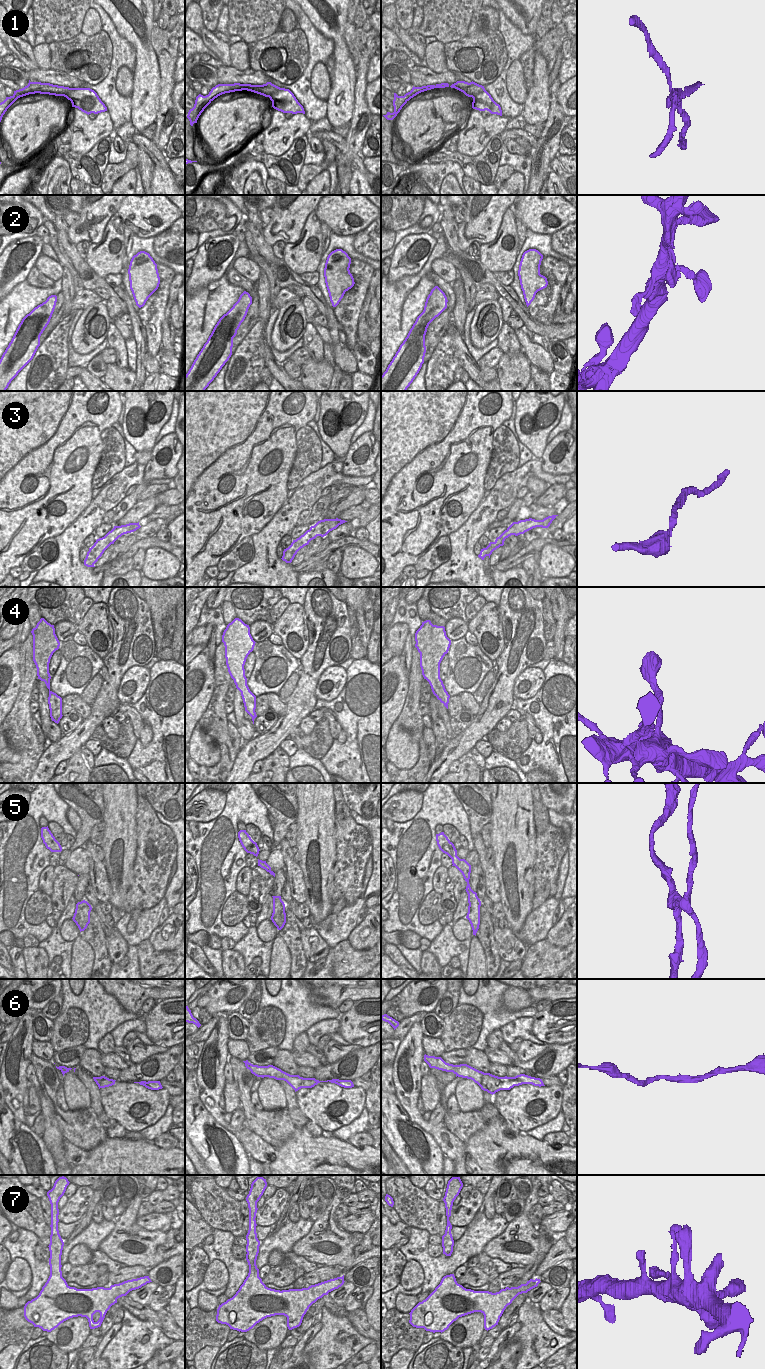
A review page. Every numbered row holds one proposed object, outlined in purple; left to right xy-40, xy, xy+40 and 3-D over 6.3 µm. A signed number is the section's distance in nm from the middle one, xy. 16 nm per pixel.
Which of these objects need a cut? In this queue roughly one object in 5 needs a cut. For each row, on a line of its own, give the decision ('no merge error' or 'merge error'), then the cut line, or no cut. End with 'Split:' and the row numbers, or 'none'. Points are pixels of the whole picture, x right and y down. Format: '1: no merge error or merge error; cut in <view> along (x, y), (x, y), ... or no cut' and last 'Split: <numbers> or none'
1: merge error; cut in xy along (284, 88), (268, 96)
2: no merge error; no cut
3: no merge error; no cut
4: no merge error; no cut
5: merge error; cut in xy along (284, 908), (278, 916), (271, 918)
6: no merge error; no cut
7: no merge error; no cut
Split: 1, 5

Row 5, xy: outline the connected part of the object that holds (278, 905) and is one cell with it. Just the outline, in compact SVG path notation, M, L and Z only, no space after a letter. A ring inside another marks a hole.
M281 896L273 897L273 913L271 918L280 917L281 912L285 909L285 904L281 899Z

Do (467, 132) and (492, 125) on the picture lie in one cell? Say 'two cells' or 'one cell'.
one cell

